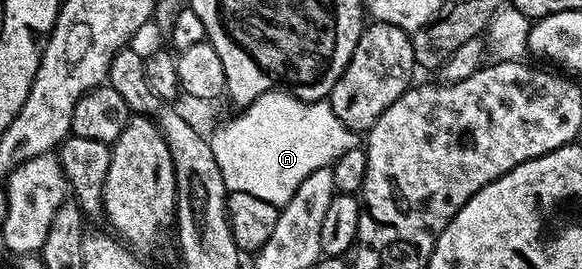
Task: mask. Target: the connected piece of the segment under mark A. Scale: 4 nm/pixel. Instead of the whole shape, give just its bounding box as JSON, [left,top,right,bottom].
[209,88,361,208]

